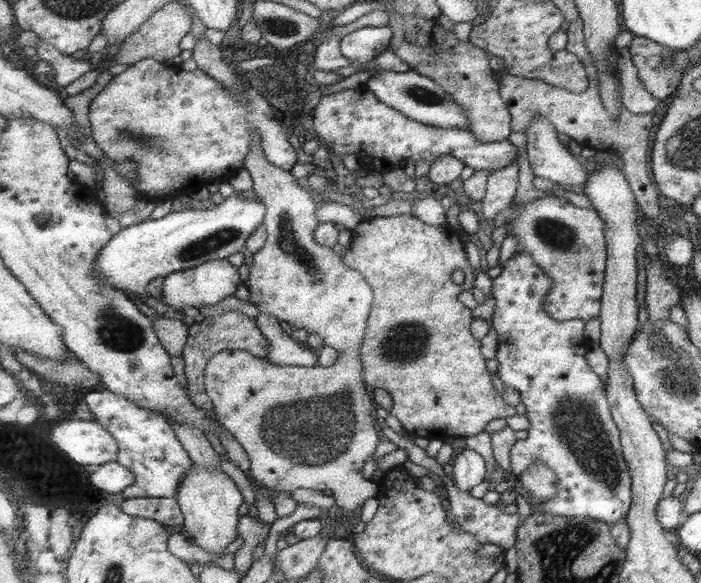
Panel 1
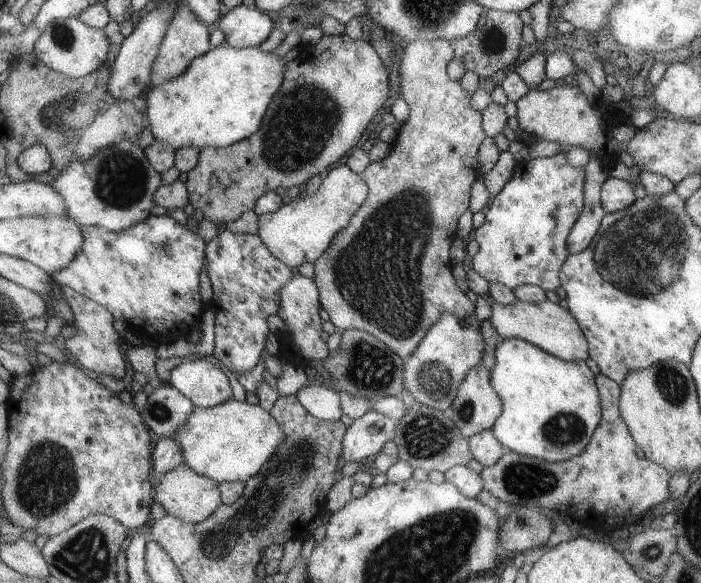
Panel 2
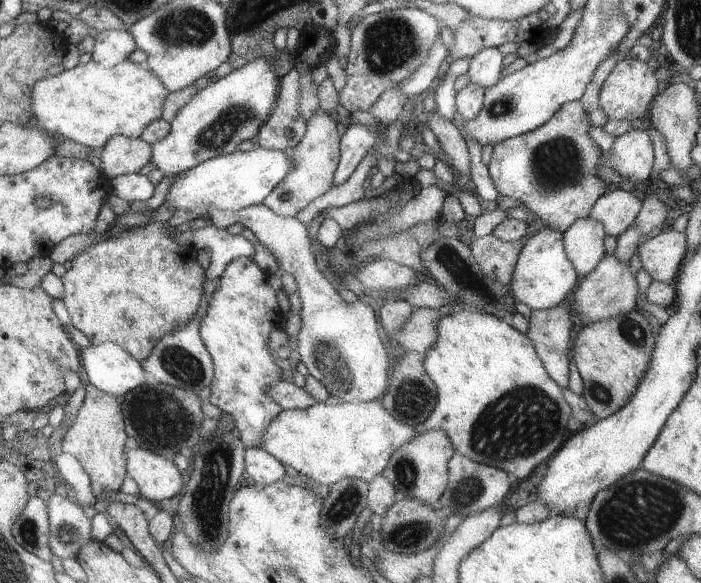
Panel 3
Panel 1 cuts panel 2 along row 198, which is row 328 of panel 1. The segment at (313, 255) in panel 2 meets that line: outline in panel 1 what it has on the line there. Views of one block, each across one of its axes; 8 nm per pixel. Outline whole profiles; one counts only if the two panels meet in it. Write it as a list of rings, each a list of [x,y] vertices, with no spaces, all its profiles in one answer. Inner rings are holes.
[[[255,134],[253,150],[247,156],[245,170],[253,178],[253,192],[257,192],[267,206],[265,226],[269,232],[269,240],[265,248],[253,254],[253,266],[249,266],[249,288],[251,304],[259,308],[259,312],[271,314],[285,324],[295,328],[305,328],[307,334],[317,334],[327,346],[339,350],[341,358],[335,366],[277,366],[269,358],[259,358],[245,350],[225,350],[207,366],[207,392],[217,408],[217,416],[221,424],[237,436],[237,440],[245,446],[245,452],[251,456],[251,470],[255,480],[265,484],[271,490],[279,492],[295,492],[299,488],[309,490],[331,490],[337,502],[337,524],[343,526],[347,520],[353,520],[353,510],[363,506],[369,498],[379,498],[379,484],[363,478],[363,468],[369,458],[373,458],[381,438],[375,428],[375,398],[369,396],[365,384],[365,366],[361,360],[361,348],[365,342],[365,332],[369,330],[369,318],[373,314],[375,290],[369,280],[345,264],[343,256],[337,256],[331,248],[317,244],[317,208],[321,206],[319,198],[301,182],[295,180],[291,172],[279,170],[269,164],[265,158],[265,150],[261,146],[261,136]]]

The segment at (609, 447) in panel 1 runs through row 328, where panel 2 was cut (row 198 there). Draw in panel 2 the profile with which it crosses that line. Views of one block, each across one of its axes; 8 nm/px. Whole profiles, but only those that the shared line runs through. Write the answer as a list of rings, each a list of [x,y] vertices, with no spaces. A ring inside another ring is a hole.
[[[557,154],[549,158],[535,158],[527,162],[517,162],[513,176],[505,184],[503,192],[491,200],[485,224],[475,230],[475,240],[479,242],[479,254],[473,256],[473,268],[493,284],[505,284],[515,290],[519,286],[539,286],[545,292],[555,292],[561,286],[561,268],[569,256],[567,236],[573,224],[579,220],[585,206],[585,184],[583,168],[573,168],[567,164],[567,154]]]

